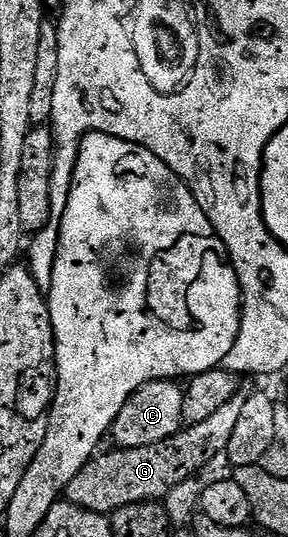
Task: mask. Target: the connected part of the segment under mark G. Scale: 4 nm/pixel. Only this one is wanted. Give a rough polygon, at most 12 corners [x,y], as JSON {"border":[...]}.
{"border":[[248,397],[158,444],[112,448],[67,501],[111,516],[164,500],[227,451]]}

